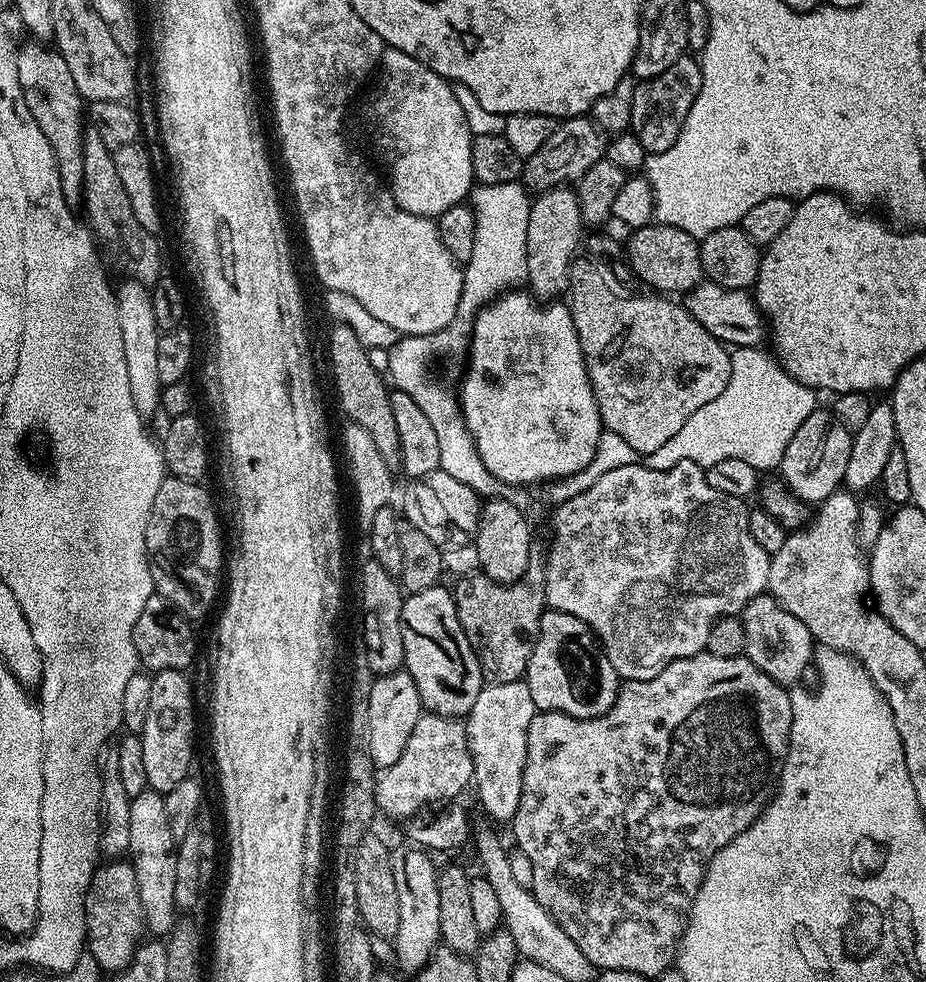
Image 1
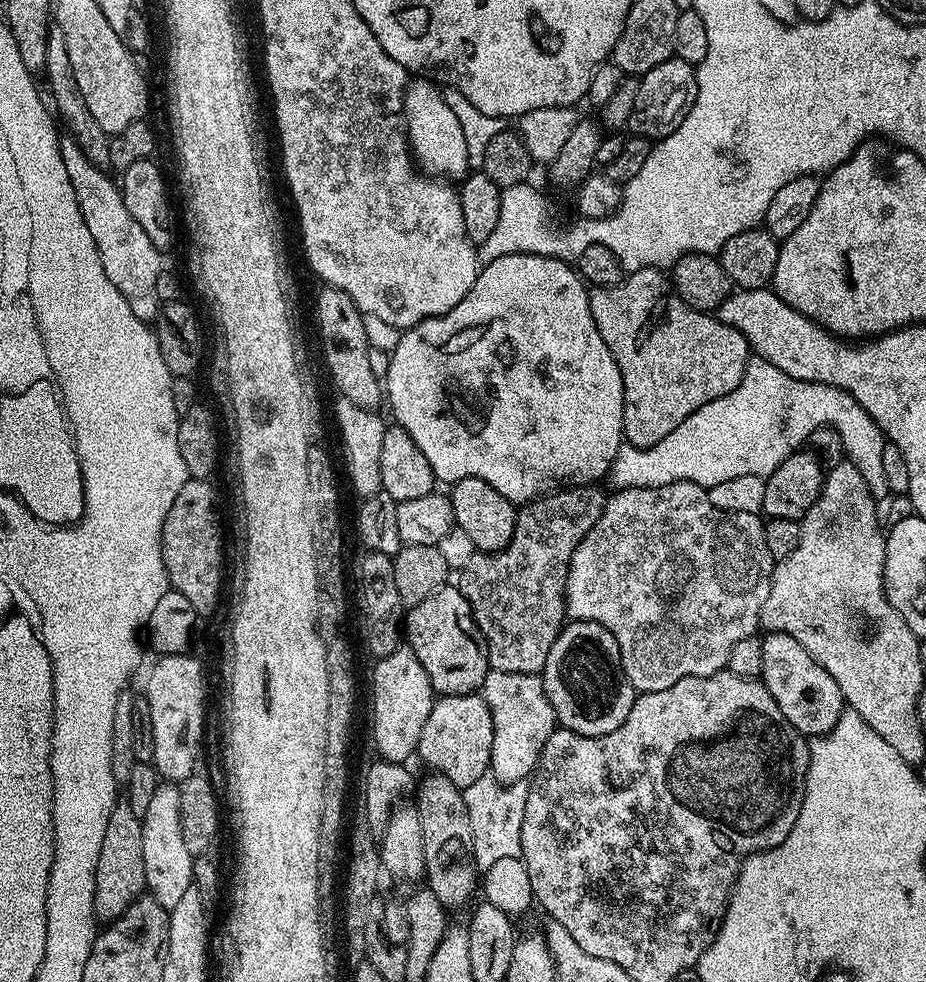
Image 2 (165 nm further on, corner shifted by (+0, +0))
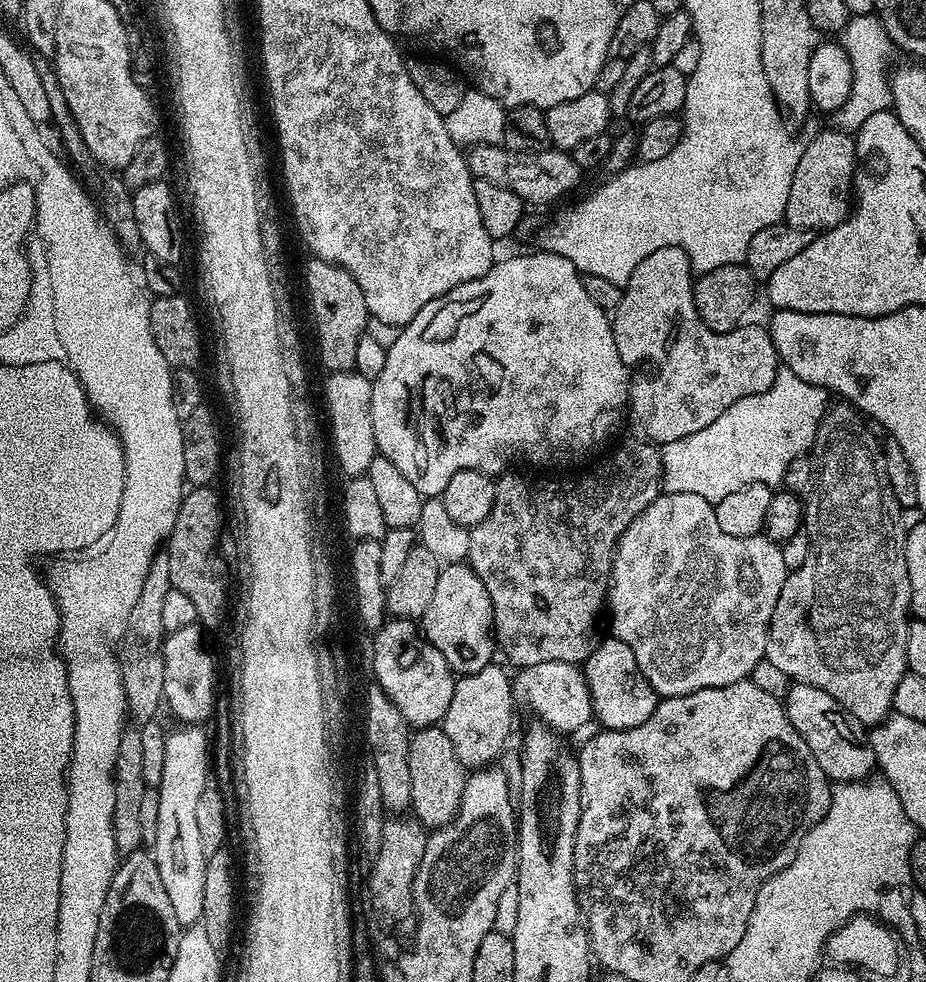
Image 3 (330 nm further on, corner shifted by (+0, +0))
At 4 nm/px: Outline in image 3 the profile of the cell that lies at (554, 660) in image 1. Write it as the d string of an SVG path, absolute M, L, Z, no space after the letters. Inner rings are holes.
M607 638L595 645L587 660L582 665L584 680L590 690L592 710L601 725L608 730L633 728L642 726L650 714L654 714L658 697L656 691L646 682L642 670L638 670L638 662L634 658L634 650L626 646L626 642L615 638Z

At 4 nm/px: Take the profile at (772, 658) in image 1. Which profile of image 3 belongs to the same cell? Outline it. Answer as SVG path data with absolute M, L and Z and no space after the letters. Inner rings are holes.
M793 683L788 695L782 700L786 714L798 730L802 742L810 746L818 766L832 782L860 782L873 775L876 768L876 755L870 743L865 725L859 724L826 690L818 690L812 684Z

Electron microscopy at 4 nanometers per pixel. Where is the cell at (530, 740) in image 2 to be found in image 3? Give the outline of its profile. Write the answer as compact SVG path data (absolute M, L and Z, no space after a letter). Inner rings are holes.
M538 662L538 666L521 668L511 677L512 695L517 705L525 704L536 715L535 719L561 734L570 734L582 722L594 716L592 699L584 673L575 664Z

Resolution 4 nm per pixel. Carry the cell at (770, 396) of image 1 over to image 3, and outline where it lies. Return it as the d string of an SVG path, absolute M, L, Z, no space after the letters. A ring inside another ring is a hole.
M777 368L774 382L762 394L750 394L734 402L706 430L660 448L663 491L698 494L716 505L726 494L754 482L779 485L790 462L805 455L816 441L820 420L830 407L827 395L825 389L802 382L794 370Z

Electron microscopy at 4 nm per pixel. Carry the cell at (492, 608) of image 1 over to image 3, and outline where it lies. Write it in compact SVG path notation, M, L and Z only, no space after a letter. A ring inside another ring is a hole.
M643 442L644 444L624 444L608 461L605 462L601 468L596 468L593 472L588 472L585 476L580 476L577 480L535 480L532 476L519 476L516 470L509 470L496 480L496 501L490 510L490 514L486 514L486 518L482 518L482 522L475 524L470 529L470 554L468 555L466 563L474 570L474 574L478 574L478 578L482 578L482 586L486 586L486 594L490 594L490 602L492 603L492 631L494 633L494 644L497 649L504 651L504 656L513 664L513 669L519 670L521 668L529 668L530 666L538 666L538 662L566 662L567 664L575 664L577 666L583 665L587 660L588 655L592 652L594 647L594 639L592 640L592 627L596 624L596 619L599 618L600 612L602 616L602 609L606 604L606 597L608 595L608 586L610 577L612 575L612 560L616 557L616 544L620 540L620 535L626 530L626 526L630 526L630 522L634 522L634 518L638 514L642 514L642 510L646 510L646 506L650 506L650 502L654 502L662 494L662 477L664 471L662 470L662 462L660 461L660 448L651 442Z

